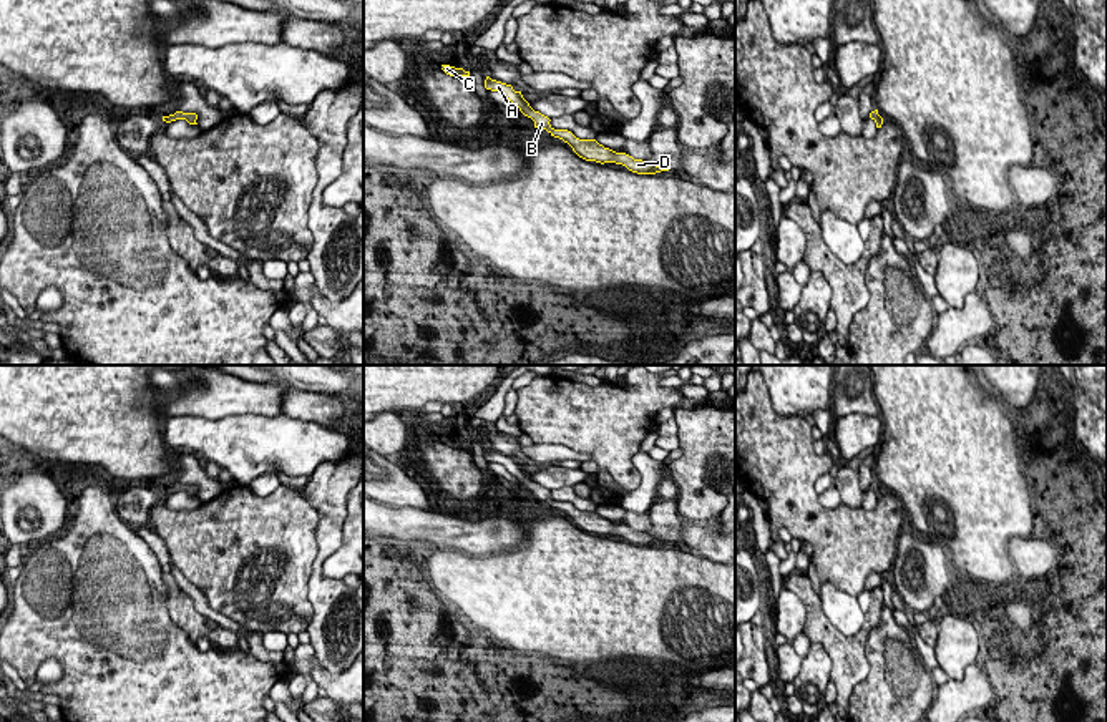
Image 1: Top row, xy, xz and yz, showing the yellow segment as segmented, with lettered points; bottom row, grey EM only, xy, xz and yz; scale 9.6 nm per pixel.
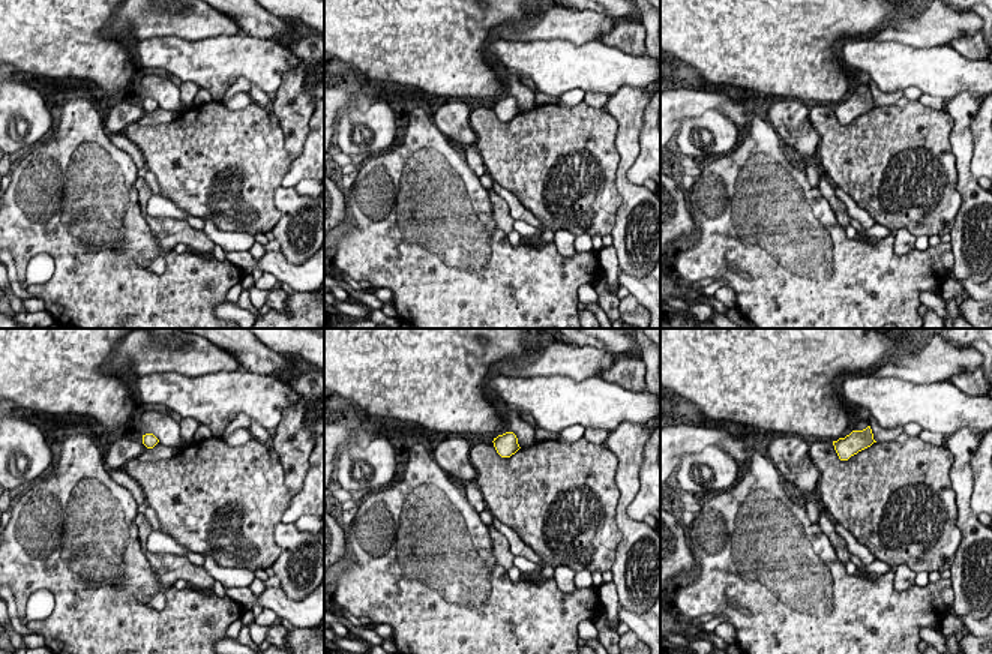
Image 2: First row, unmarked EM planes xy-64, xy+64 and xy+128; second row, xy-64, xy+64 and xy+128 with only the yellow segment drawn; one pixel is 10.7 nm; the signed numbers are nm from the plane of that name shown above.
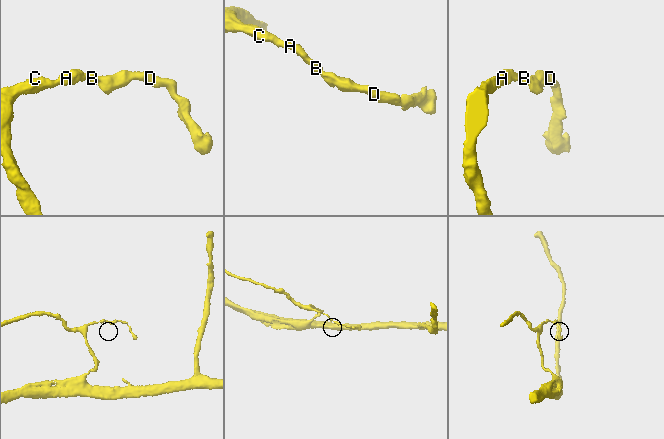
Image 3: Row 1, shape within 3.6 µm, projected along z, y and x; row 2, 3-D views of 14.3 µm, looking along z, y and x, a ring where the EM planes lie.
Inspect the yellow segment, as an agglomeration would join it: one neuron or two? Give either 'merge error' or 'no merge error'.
no merge error

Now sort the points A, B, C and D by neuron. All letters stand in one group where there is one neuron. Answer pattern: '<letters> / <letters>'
A B C D

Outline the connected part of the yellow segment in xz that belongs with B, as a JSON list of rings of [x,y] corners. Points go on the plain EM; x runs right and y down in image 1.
[[[486,448],[485,460],[491,463],[503,465],[513,476],[519,480],[519,483],[531,490],[534,493],[534,500],[546,501],[551,508],[563,511],[568,515],[573,523],[586,531],[586,533],[596,533],[596,534],[616,534],[626,538],[629,543],[637,546],[656,546],[661,543],[669,543],[666,539],[656,538],[649,533],[634,531],[632,528],[626,524],[616,524],[609,520],[604,520],[596,511],[579,511],[568,501],[554,501],[549,496],[549,490],[541,486],[539,483],[534,483],[529,475],[523,470],[521,463],[514,463],[511,456],[491,451]]]

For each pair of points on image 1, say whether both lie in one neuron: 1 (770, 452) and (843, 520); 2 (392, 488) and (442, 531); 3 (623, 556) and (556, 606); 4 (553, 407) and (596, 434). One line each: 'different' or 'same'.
1: same
2: different
3: same
4: same

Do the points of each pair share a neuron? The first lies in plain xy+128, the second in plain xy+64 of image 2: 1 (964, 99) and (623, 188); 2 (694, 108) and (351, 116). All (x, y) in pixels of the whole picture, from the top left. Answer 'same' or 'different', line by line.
1: same
2: different

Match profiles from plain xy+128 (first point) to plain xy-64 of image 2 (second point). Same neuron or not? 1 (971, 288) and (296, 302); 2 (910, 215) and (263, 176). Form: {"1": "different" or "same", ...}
{"1": "different", "2": "same"}

